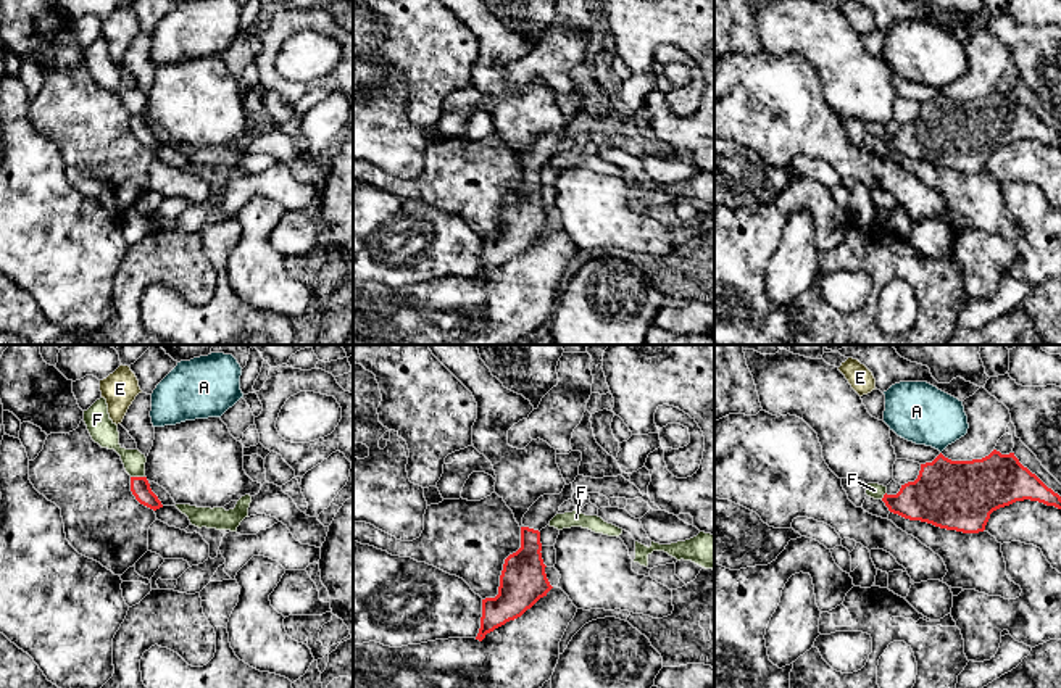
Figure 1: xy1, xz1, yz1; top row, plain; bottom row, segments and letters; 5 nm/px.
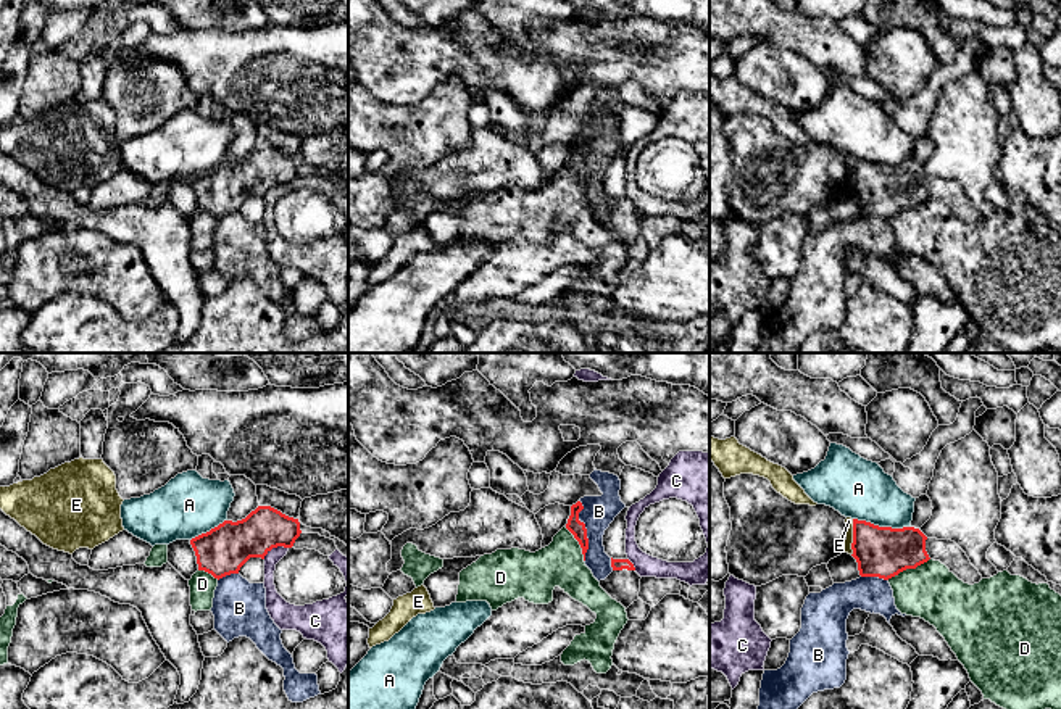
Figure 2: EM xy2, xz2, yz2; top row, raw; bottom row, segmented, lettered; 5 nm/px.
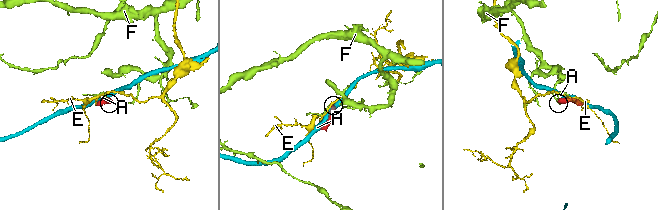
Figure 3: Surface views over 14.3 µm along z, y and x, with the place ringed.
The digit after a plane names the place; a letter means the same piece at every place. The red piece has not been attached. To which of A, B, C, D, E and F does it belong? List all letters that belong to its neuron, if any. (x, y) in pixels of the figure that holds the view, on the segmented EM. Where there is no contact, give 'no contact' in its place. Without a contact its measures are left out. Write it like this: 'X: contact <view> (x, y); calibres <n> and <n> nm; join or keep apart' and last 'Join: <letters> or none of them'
A: contact yz2 (882, 527); calibres 260 and 300 nm; keep apart
B: contact xz2 (586, 530); calibres 80 and 160 nm; keep apart
C: contact xy2 (274, 547); calibres 240 and 70 nm; keep apart
D: contact yz2 (908, 568); calibres 260 and 280 nm; keep apart
E: contact yz2 (853, 537); calibres 260 and 50 nm; keep apart
F: contact xy1 (137, 477); calibres 100 and 110 nm; keep apart
Join: none of them

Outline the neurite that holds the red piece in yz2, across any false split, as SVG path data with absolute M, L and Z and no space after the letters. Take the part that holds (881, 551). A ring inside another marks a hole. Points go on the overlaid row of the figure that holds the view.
M853 519L853 558L861 577L888 580L929 559L940 561L964 583L982 580L966 553L951 540L927 538L919 529L879 527Z

